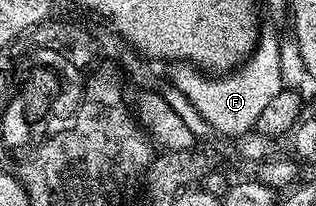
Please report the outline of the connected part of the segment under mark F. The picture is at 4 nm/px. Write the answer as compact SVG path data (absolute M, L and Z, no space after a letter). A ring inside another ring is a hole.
M260 36L256 48L236 67L222 77L206 77L198 68L183 60L174 60L165 72L170 86L175 87L194 105L201 117L215 132L236 139L249 130L254 130L262 110L285 88L280 69L280 38Z

